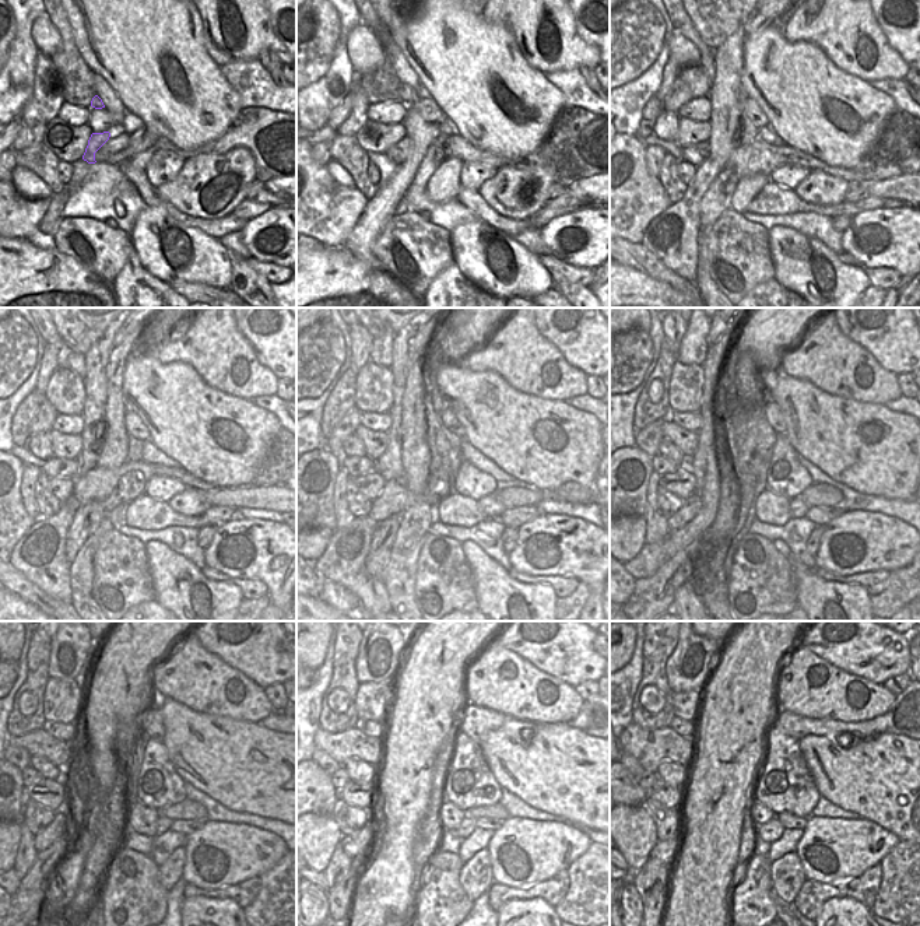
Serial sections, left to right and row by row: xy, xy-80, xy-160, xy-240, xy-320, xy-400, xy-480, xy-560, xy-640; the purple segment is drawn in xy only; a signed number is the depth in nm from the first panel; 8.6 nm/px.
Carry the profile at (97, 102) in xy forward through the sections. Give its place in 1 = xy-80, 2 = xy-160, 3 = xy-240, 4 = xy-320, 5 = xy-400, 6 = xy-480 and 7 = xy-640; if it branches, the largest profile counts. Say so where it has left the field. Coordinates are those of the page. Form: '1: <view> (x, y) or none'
1: xy-80 (406, 94)
2: xy-160 (706, 59)
3: xy-240 (74, 361)
4: xy-320 (381, 354)
5: xy-400 (692, 350)
6: xy-480 (69, 649)
7: xy-640 (687, 669)

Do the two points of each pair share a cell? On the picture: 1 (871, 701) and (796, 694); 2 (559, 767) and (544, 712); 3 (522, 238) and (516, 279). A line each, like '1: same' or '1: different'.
1: same
2: different
3: different

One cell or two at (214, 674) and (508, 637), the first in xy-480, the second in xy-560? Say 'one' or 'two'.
two

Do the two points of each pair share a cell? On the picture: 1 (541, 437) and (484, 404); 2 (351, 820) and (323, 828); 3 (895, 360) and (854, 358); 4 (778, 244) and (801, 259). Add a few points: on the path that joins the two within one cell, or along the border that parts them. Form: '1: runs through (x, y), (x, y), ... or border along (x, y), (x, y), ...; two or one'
1: runs through (527, 437), (498, 418); one
2: border along (330, 816), (341, 834); two
3: border along (850, 340), (860, 344), (884, 368), (896, 375); two
4: runs through (783, 245), (796, 256); one

